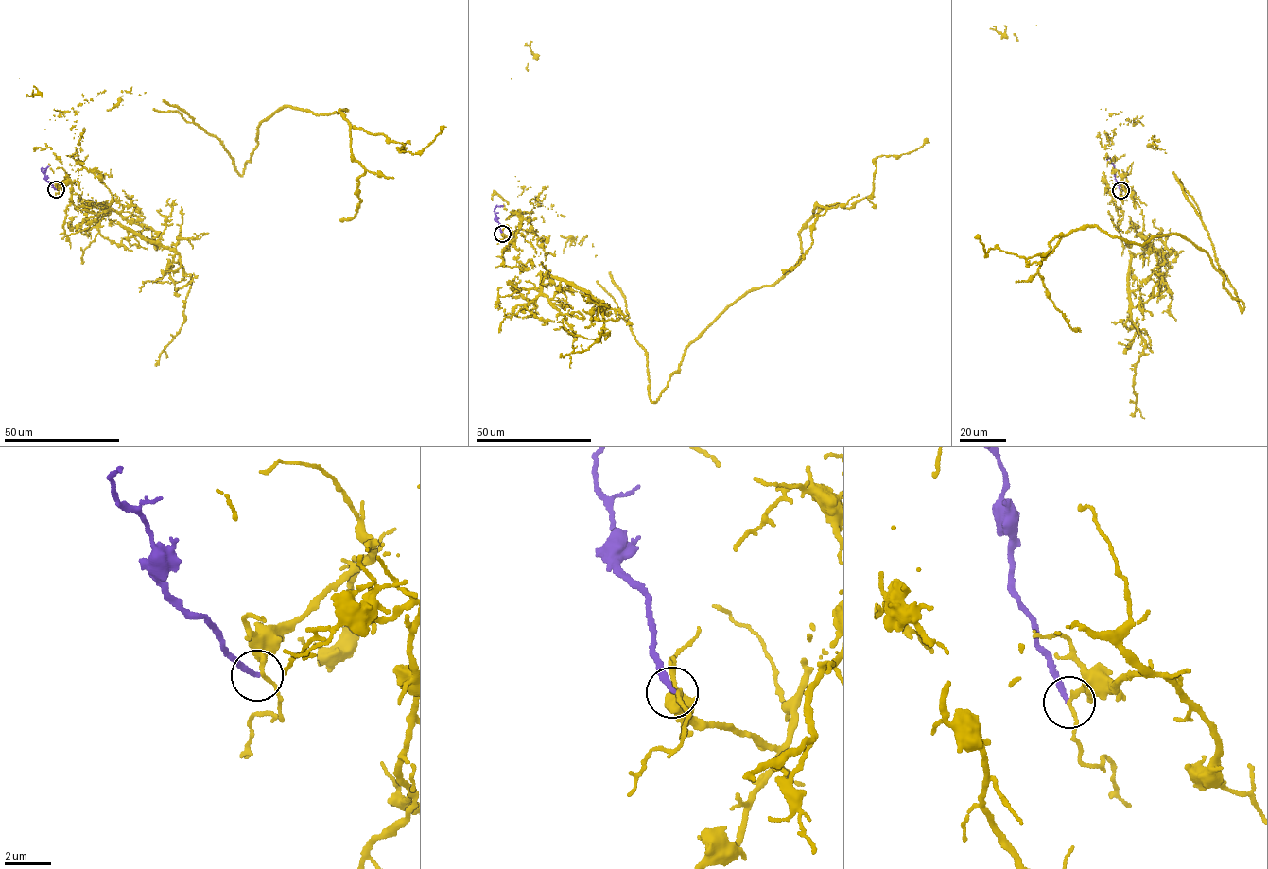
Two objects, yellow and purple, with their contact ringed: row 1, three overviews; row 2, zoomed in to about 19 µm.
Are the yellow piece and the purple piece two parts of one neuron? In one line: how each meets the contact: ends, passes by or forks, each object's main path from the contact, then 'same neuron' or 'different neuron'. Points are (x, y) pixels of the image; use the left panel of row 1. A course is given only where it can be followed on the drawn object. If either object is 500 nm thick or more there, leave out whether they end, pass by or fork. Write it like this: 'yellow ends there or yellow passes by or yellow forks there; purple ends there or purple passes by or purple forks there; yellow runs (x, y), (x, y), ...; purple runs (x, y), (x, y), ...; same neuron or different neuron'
yellow passes by; purple ends there; yellow runs (56, 189), (78, 175), (73, 109), (128, 91), (241, 175), (287, 106), (412, 153), (445, 127); purple runs (56, 189), (42, 170), (48, 166); different neuron

